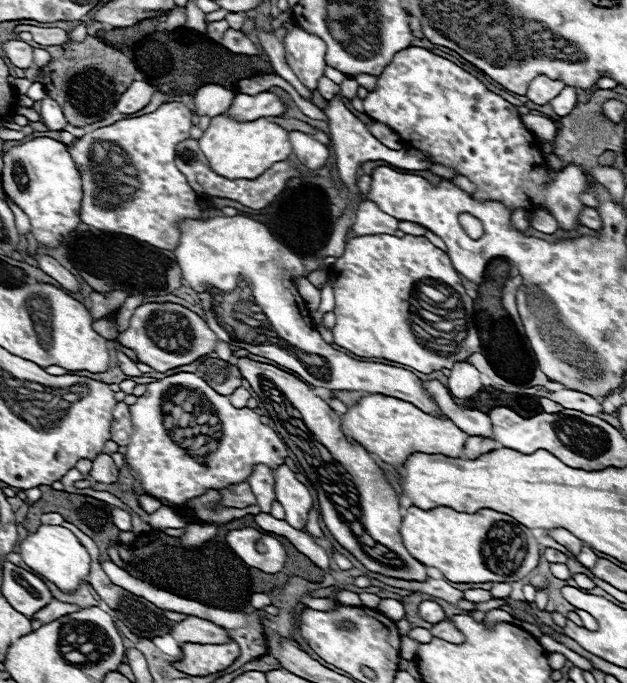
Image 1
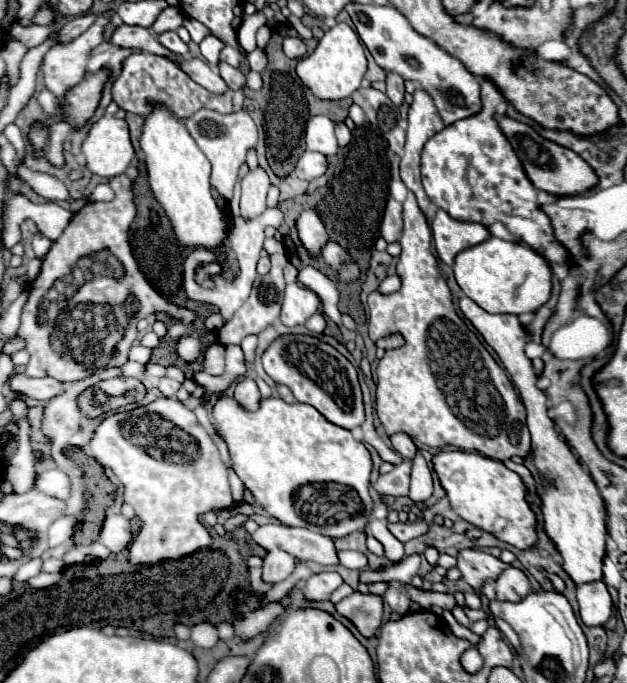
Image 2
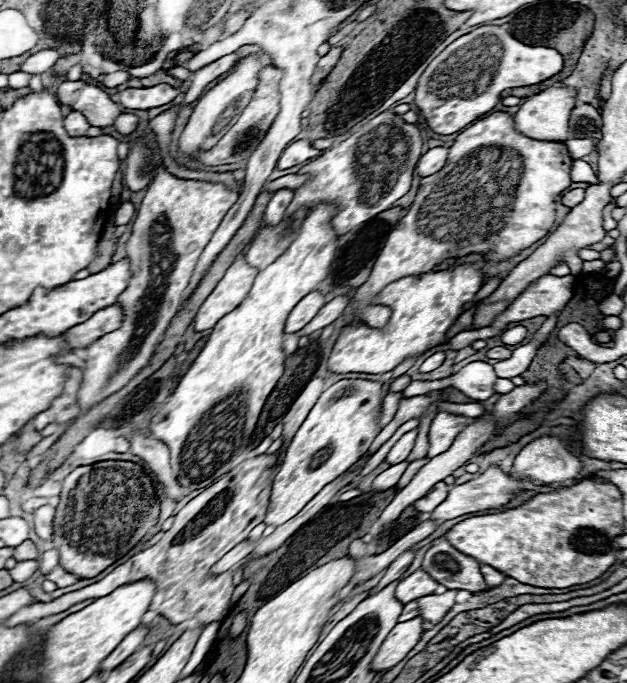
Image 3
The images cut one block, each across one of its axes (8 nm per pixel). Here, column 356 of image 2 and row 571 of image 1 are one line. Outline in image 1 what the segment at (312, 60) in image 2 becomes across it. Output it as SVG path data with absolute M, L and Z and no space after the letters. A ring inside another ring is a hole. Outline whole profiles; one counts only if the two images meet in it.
M40 524L34 534L28 534L20 542L20 554L22 554L22 558L24 558L24 562L26 562L26 566L30 570L38 572L46 582L54 582L58 588L62 588L66 592L74 592L78 588L78 584L90 572L90 556L88 556L88 550L64 526Z

